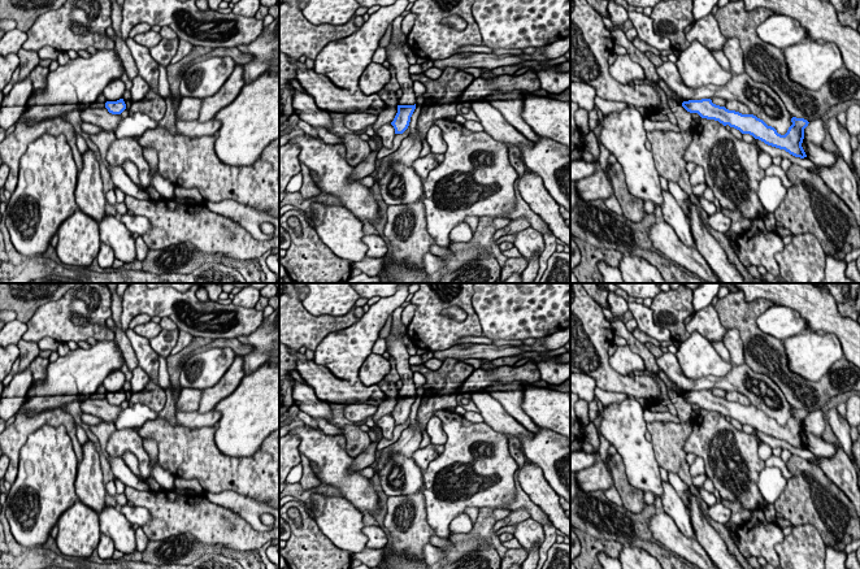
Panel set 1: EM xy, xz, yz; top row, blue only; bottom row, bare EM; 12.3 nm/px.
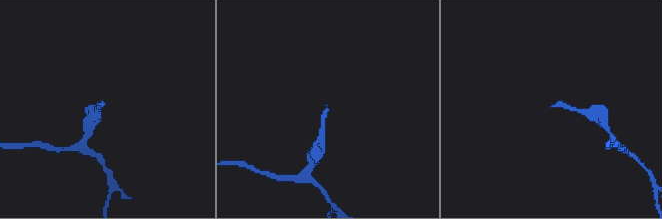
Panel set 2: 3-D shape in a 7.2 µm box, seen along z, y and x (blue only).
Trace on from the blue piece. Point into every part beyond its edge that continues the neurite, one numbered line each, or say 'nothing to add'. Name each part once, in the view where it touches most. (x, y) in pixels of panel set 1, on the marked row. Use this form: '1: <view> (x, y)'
1: xz (396, 57)

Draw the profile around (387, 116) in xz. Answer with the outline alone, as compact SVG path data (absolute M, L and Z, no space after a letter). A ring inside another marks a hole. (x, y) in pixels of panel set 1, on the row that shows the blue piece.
M382 90L379 92L381 99L387 105L386 109L378 116L375 123L373 125L374 131L386 123L391 123L398 113L399 97L394 91Z

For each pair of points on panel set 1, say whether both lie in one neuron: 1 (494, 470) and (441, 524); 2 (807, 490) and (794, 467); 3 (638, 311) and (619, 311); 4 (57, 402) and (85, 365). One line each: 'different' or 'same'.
1: same
2: same
3: different
4: same

